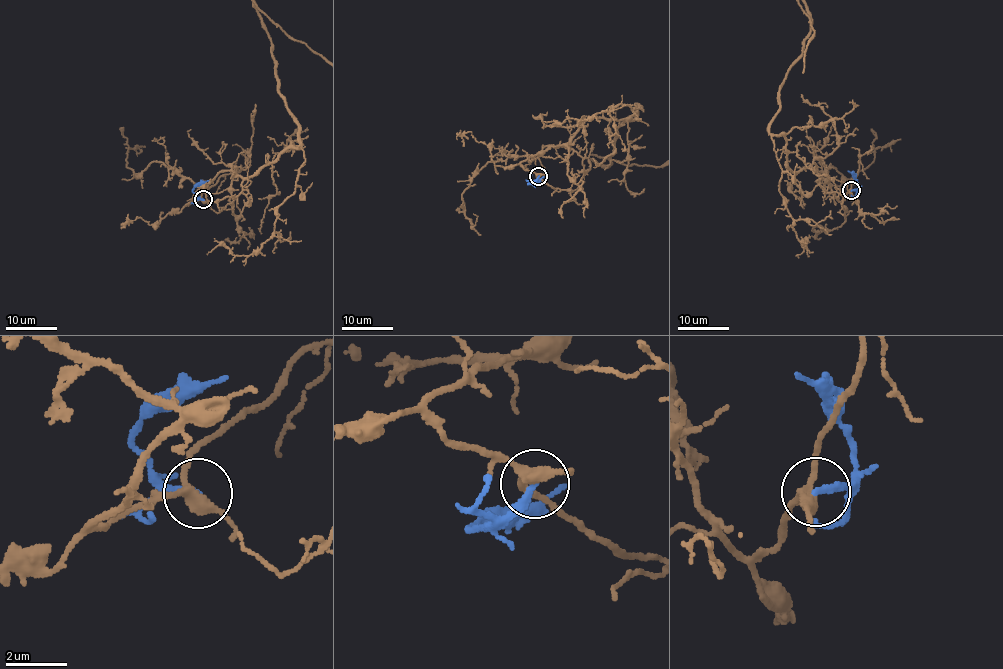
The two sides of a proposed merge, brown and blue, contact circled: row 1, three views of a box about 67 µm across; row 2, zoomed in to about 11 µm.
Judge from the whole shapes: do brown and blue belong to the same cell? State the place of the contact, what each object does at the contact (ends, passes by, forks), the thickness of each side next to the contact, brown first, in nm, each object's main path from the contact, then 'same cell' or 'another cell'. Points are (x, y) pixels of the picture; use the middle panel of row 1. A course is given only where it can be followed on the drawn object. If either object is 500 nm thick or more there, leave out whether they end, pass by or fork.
(538, 176) | brown forks | blue ends | 320/240 nm | blue via (539, 176), (527, 184), (544, 176) | another cell

